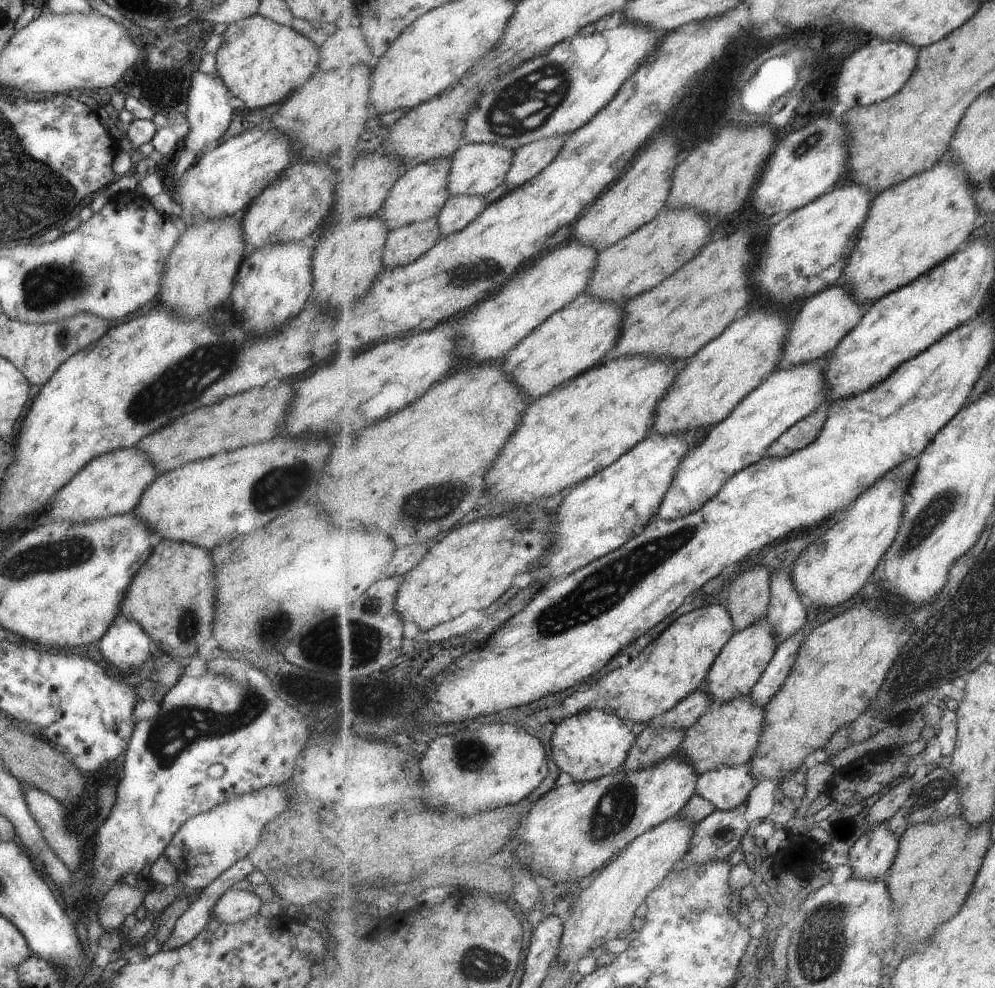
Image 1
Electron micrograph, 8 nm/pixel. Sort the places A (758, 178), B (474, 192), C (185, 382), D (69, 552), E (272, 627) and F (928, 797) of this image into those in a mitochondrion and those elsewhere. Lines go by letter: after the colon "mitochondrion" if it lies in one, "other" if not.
A: other
B: other
C: mitochondrion
D: mitochondrion
E: mitochondrion
F: mitochondrion

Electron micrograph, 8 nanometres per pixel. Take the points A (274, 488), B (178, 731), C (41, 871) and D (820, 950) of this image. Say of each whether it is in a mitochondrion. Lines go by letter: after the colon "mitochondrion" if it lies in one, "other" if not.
A: mitochondrion
B: mitochondrion
C: other
D: mitochondrion

